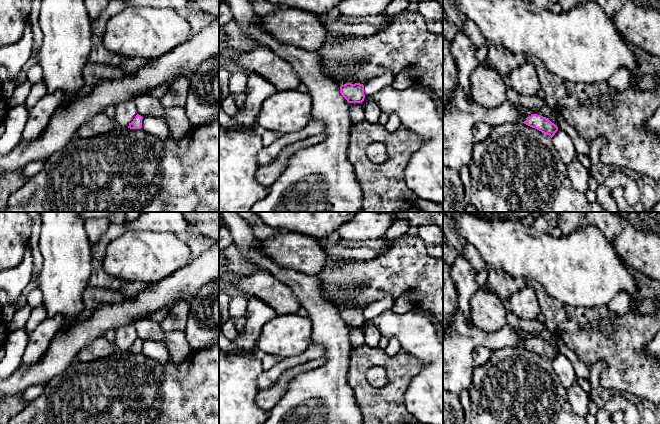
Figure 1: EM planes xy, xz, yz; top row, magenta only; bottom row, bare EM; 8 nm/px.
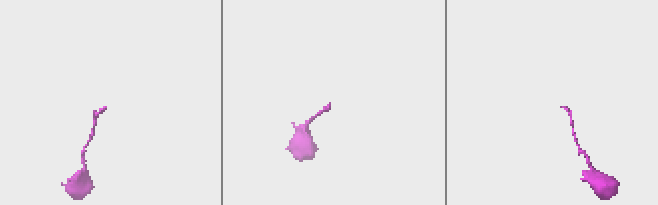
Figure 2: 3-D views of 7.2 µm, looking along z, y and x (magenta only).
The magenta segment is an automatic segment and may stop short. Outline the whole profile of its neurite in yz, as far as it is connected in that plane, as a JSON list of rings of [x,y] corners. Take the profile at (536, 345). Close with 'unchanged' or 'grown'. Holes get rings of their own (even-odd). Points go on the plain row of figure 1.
[[[524,335],[522,337],[519,346],[523,346],[524,348],[526,348],[532,352],[535,352],[535,353],[541,355],[542,357],[549,359],[551,362],[558,355],[557,349],[552,347],[546,341],[543,341],[538,338],[531,338],[526,335]]]; grown

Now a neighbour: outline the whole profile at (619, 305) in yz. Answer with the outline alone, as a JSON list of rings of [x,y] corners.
[[[618,292],[607,306],[610,313],[617,316],[625,315],[630,308],[630,297],[627,292]]]

